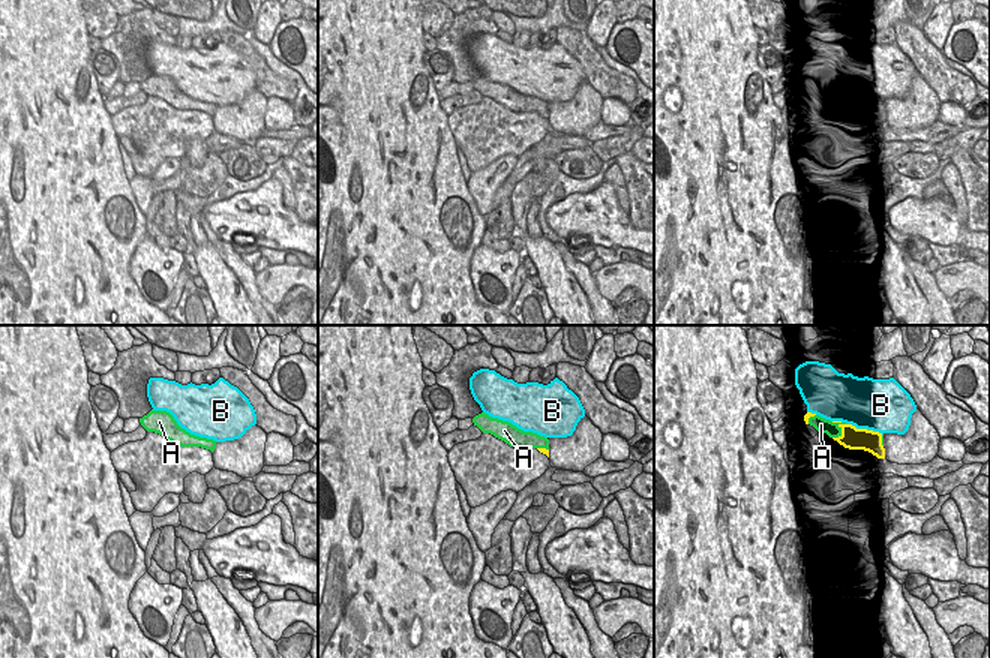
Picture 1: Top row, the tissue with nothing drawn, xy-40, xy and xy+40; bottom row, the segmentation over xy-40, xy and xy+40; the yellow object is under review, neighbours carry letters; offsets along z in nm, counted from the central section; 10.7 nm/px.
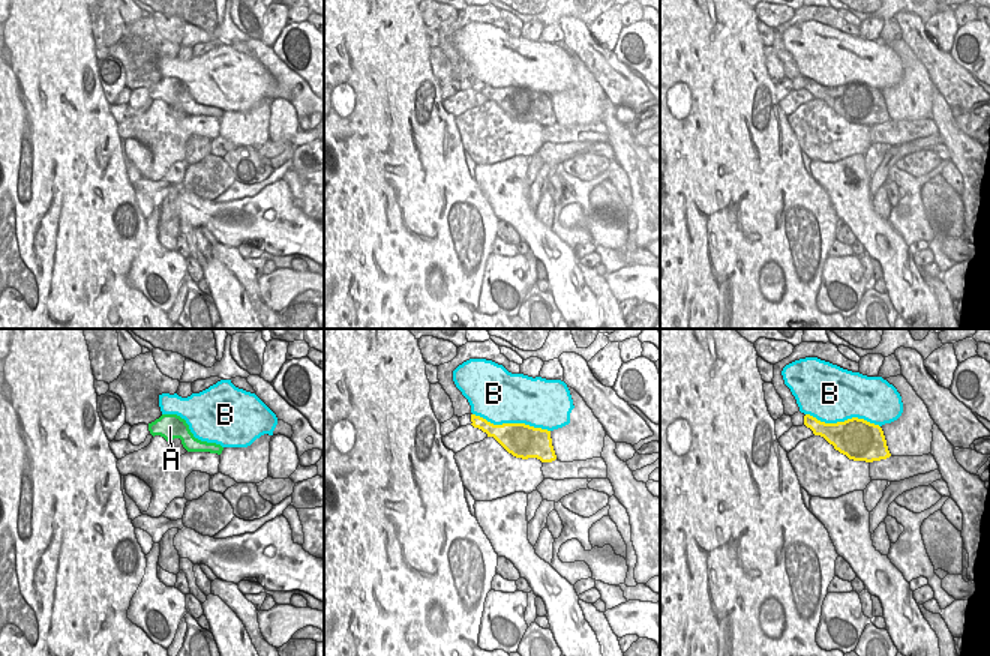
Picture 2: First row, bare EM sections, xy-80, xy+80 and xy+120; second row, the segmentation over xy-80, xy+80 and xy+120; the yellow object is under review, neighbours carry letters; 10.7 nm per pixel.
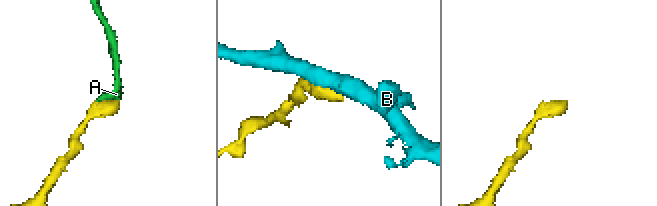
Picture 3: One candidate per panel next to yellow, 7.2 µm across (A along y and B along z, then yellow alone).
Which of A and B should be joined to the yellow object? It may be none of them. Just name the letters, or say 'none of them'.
A

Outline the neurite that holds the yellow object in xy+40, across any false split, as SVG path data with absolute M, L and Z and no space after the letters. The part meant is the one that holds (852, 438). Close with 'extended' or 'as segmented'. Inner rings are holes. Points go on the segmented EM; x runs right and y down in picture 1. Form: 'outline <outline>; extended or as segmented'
outline M812 412L804 415L804 421L813 426L819 433L826 433L844 448L864 450L878 459L885 459L884 435L879 432L856 429L842 421L830 421Z; extended

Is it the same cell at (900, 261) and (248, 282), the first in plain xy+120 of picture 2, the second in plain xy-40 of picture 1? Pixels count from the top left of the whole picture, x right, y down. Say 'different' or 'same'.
different

